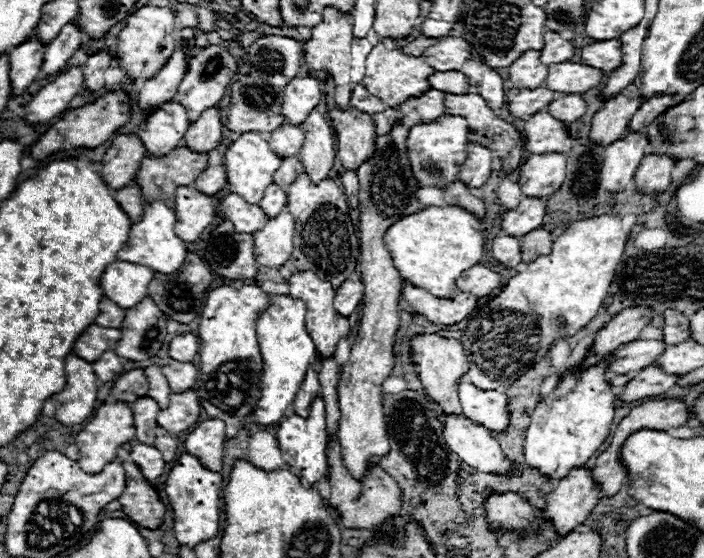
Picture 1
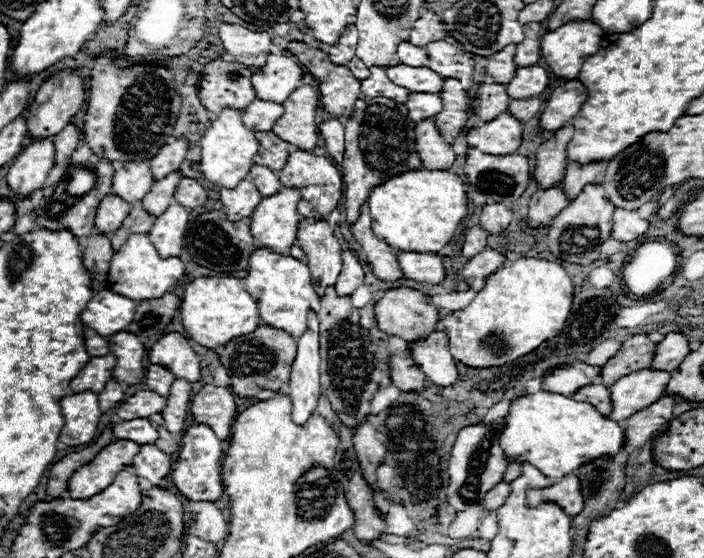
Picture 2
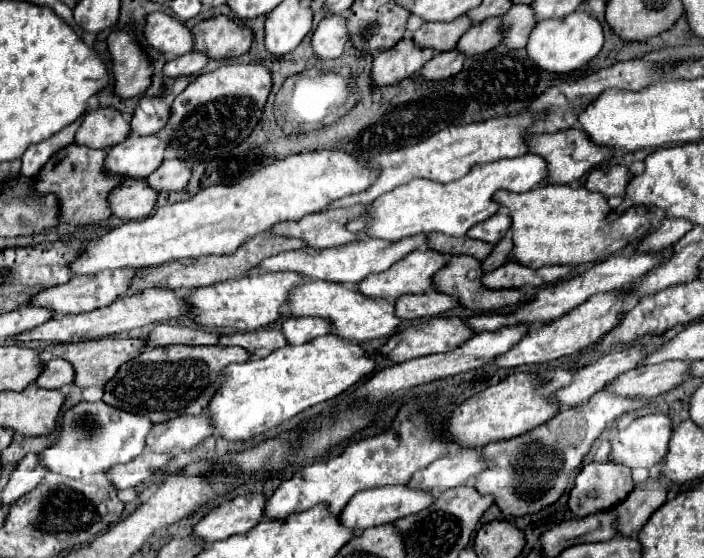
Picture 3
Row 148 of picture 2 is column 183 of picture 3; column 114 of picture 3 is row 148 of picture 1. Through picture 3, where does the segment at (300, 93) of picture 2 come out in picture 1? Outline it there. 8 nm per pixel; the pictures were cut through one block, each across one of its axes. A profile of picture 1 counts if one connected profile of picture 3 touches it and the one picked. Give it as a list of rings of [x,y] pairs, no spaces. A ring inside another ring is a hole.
[[[316,108],[308,114],[308,120],[300,124],[300,130],[304,132],[304,144],[298,156],[304,164],[304,172],[318,184],[328,176],[334,164],[334,130]]]

